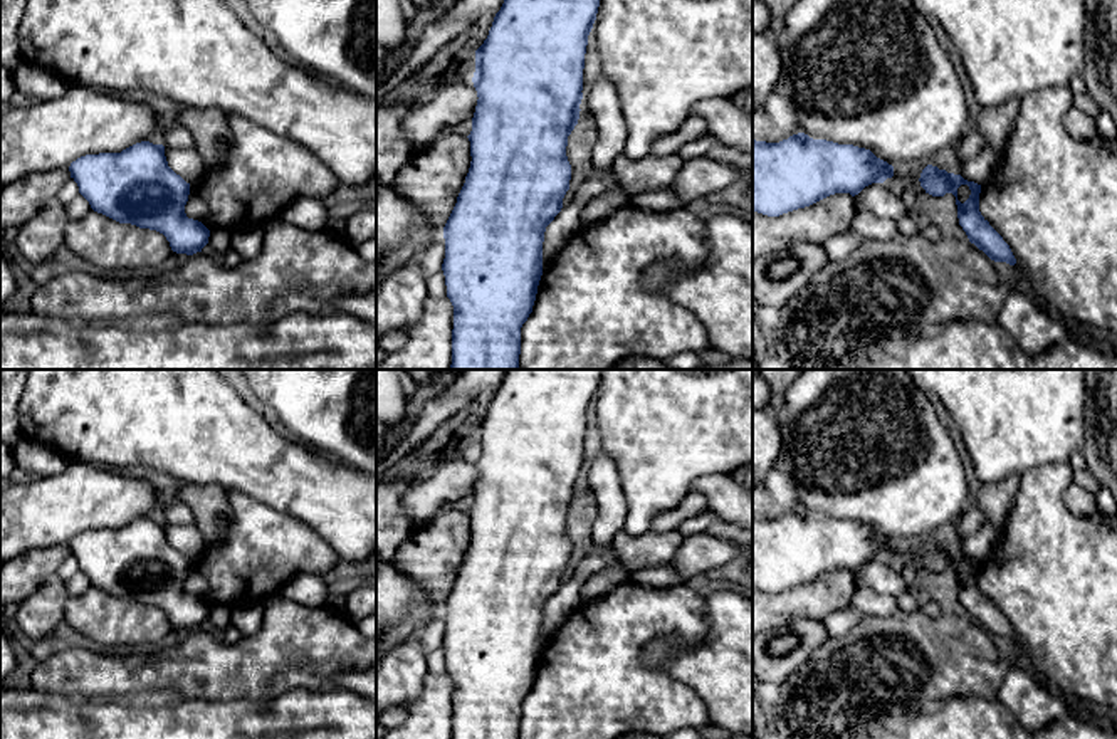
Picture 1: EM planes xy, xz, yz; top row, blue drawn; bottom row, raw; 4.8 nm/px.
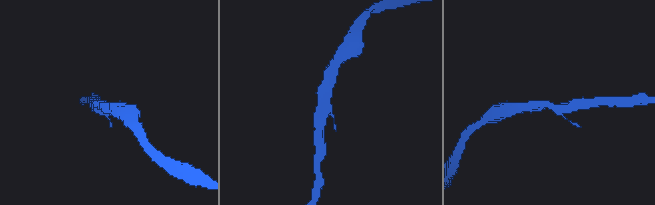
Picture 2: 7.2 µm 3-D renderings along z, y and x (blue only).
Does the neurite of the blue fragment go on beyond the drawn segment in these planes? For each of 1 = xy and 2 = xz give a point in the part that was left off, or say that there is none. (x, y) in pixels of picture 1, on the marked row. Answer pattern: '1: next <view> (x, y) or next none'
1: next none
2: next none

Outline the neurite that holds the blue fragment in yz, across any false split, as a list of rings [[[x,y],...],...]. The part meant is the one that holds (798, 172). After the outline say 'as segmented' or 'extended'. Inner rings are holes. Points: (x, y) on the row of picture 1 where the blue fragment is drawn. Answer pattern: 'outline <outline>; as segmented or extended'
outline [[[798,133],[779,143],[753,138],[753,212],[779,217],[810,207],[835,193],[858,195],[872,183],[894,176],[894,166],[877,158],[870,149],[813,139]]]; as segmented

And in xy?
outline [[[141,141],[121,153],[86,155],[72,161],[69,171],[94,212],[163,233],[176,254],[193,255],[208,244],[210,230],[185,213],[190,183],[168,166],[163,144]]]; as segmented

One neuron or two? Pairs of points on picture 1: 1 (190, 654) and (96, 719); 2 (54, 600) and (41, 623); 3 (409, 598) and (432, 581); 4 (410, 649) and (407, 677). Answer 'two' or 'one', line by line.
1: two
2: one
3: two
4: one

